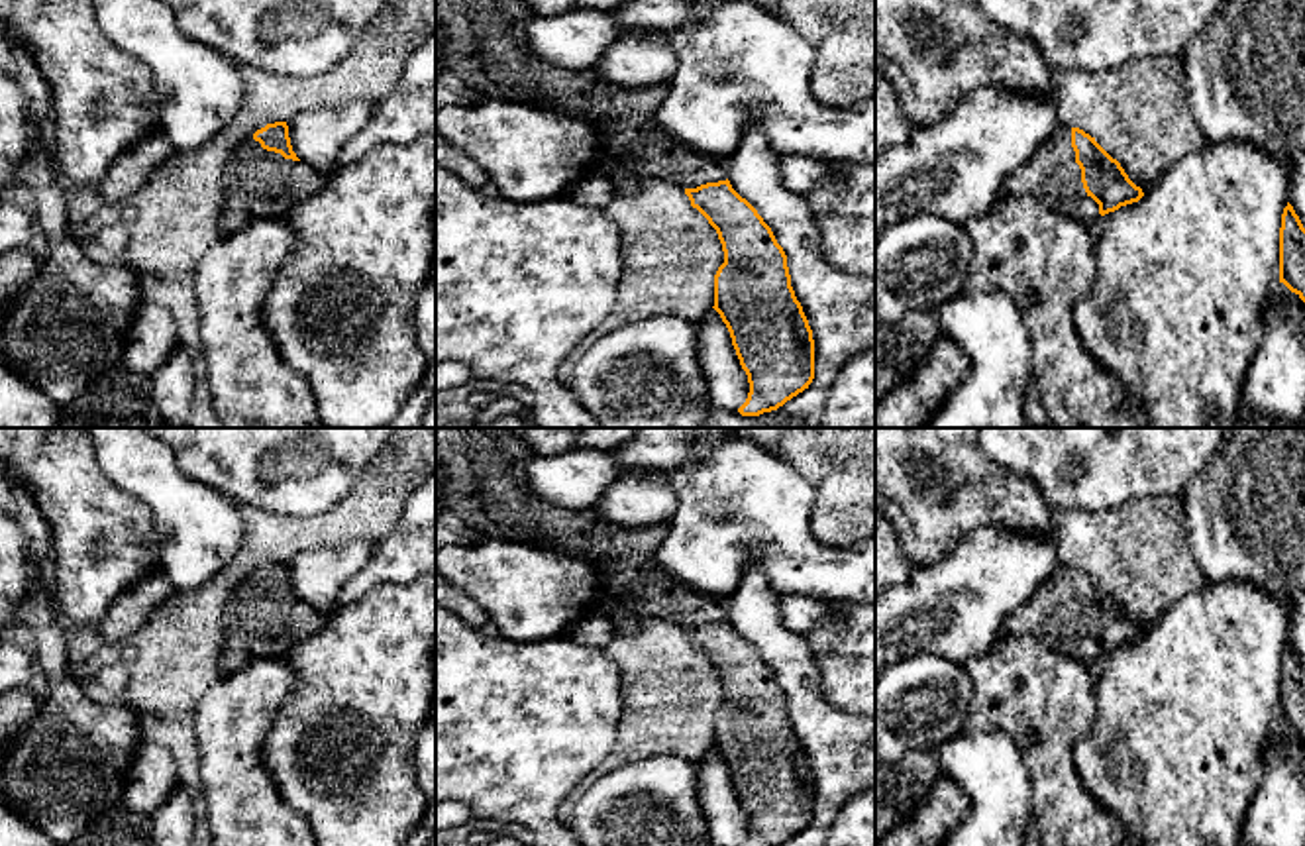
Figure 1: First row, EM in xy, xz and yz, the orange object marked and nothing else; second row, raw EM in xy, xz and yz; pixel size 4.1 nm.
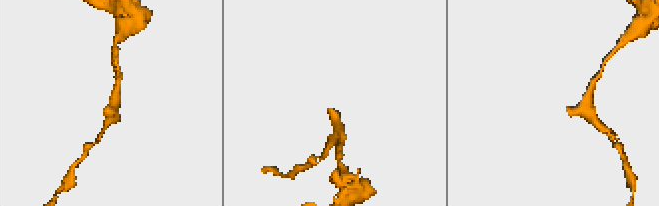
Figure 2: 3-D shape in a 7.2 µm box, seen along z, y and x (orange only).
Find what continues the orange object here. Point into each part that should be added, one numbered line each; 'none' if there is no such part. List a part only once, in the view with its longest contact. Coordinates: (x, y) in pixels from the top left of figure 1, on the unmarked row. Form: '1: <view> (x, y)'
1: yz (1050, 617)

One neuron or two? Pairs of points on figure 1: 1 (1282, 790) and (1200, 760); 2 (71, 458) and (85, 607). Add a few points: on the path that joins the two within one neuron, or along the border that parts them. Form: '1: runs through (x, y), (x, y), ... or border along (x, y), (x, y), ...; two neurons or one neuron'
1: border along (1262, 770), (1243, 825); two neurons
2: runs through (73, 495), (83, 509), (85, 570); one neuron

